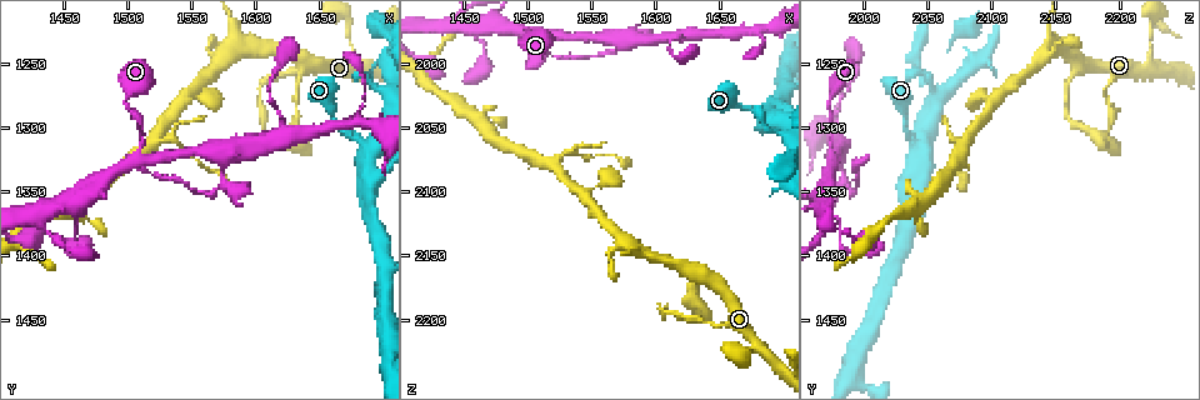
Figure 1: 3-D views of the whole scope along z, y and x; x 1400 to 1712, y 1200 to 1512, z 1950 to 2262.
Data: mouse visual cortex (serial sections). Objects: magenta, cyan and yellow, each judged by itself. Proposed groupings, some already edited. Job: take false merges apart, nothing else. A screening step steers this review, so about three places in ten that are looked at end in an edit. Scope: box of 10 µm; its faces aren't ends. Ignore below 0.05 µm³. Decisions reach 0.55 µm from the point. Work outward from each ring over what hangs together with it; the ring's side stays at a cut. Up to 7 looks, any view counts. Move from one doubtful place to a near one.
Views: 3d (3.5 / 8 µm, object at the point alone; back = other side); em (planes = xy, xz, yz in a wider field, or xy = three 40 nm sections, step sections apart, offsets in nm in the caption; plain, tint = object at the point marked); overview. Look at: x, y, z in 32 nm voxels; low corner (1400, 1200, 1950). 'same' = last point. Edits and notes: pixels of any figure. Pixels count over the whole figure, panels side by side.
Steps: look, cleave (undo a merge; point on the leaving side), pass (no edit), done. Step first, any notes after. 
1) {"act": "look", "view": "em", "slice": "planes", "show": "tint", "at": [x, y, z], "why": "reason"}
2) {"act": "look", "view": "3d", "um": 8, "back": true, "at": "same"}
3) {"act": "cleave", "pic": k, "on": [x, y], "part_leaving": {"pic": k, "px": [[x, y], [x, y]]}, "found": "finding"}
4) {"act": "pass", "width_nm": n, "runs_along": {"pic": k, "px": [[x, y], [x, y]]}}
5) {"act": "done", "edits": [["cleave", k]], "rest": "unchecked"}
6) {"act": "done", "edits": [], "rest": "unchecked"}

{"act": "look", "view": "3d", "um": 8, "at": [1688, 1332, 2042], "why": "three arms meet"}

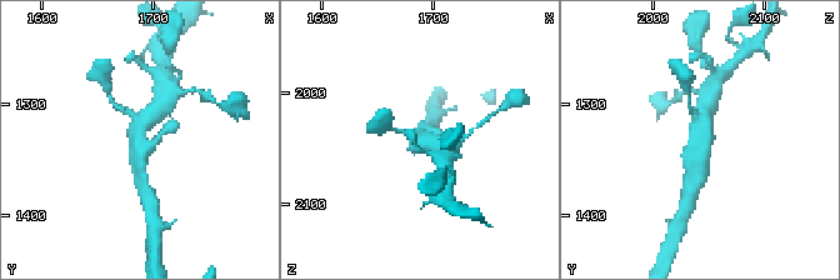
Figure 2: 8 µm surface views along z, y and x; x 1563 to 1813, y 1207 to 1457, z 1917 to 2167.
{"act": "look", "view": "3d", "um": 3.5, "at": "same"}

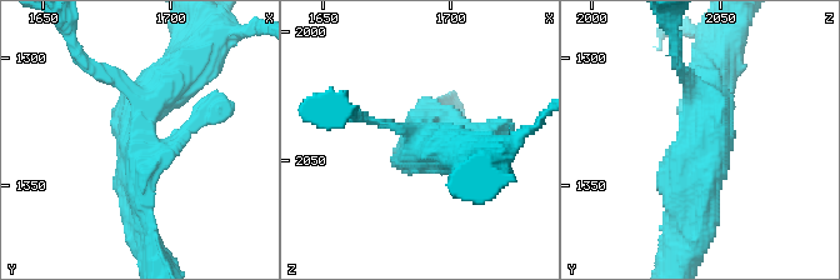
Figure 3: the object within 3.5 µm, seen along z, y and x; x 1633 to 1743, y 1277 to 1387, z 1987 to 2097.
{"act": "look", "view": "em", "slice": "xy", "step": 2, "show": "tint", "at": [1687, 1334, 2040]}

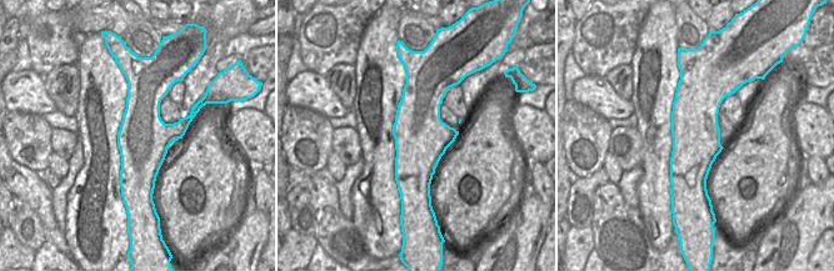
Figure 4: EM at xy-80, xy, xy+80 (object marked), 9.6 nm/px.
{"act": "pass", "runs_along": {"pic": 3, "px": [[119, 76], [145, 103], [141, 226]]}, "found": "one cell here"}

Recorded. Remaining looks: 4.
{"act": "look", "view": "3d", "um": 8, "at": [1578, 1248, 2138], "why": "a fork"}

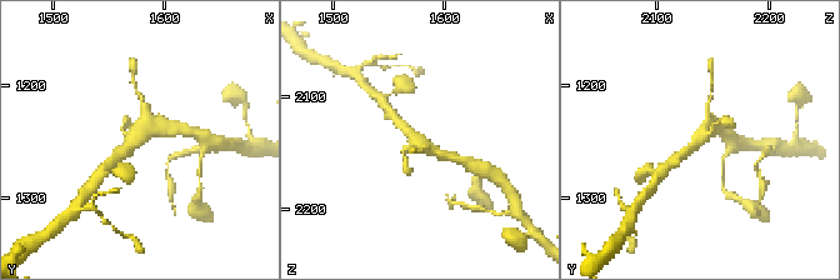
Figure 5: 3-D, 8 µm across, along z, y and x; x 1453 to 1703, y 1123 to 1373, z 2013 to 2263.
{"act": "look", "view": "3d", "um": 3.5, "at": "same"}

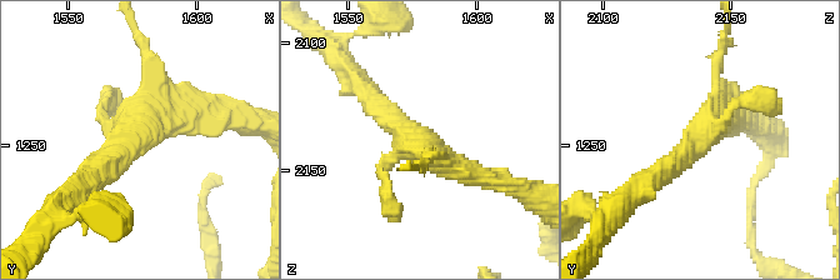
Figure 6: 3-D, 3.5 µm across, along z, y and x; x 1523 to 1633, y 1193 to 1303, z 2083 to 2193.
{"act": "look", "view": "em", "slice": "xy", "step": 5, "show": "tint", "at": [1577, 1246, 2140]}

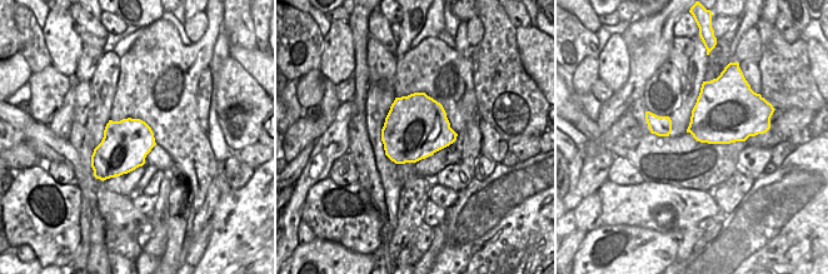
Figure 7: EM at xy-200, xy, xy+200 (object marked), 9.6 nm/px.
{"act": "pass", "runs_along": {"pic": 6, "px": [[488, 178], [441, 163], [365, 91]]}, "found": "one cell here"}

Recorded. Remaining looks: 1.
{"act": "done", "edits": [], "rest": "unchecked"}

